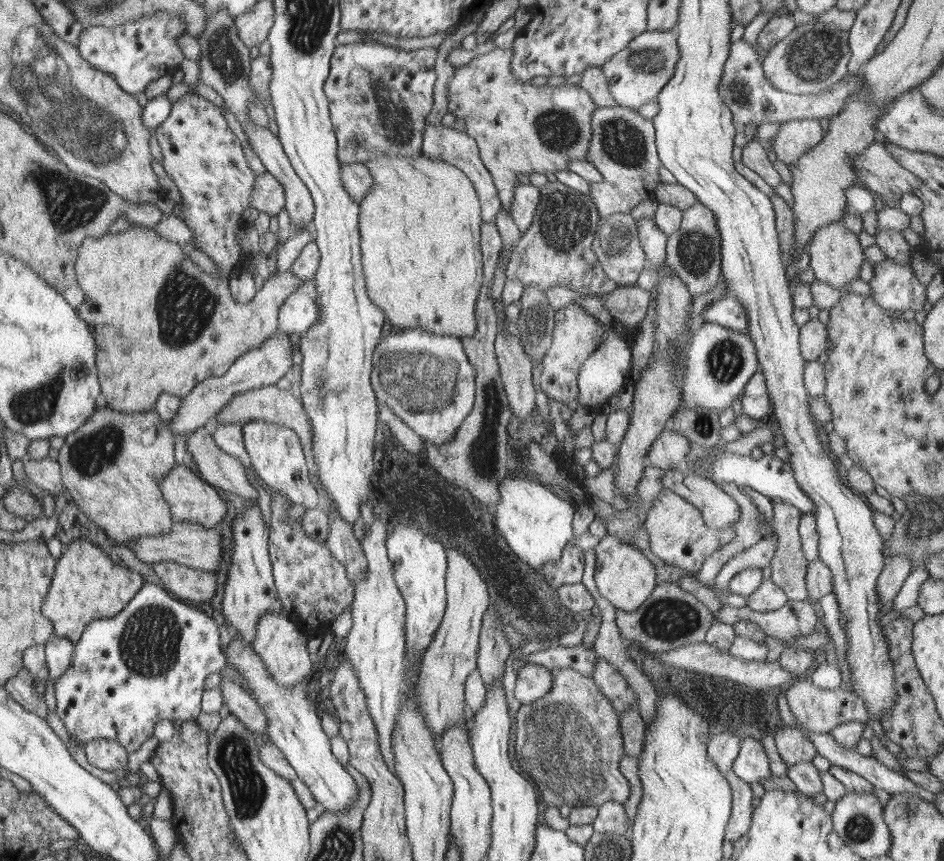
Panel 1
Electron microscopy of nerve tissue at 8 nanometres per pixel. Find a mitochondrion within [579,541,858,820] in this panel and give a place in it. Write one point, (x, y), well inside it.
(669, 618)

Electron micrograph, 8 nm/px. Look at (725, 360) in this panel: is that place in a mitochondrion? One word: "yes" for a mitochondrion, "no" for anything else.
yes

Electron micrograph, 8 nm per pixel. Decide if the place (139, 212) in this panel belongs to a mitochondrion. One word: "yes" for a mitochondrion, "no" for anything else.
no

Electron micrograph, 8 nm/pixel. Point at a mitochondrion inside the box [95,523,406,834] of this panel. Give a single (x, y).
(149, 644)

